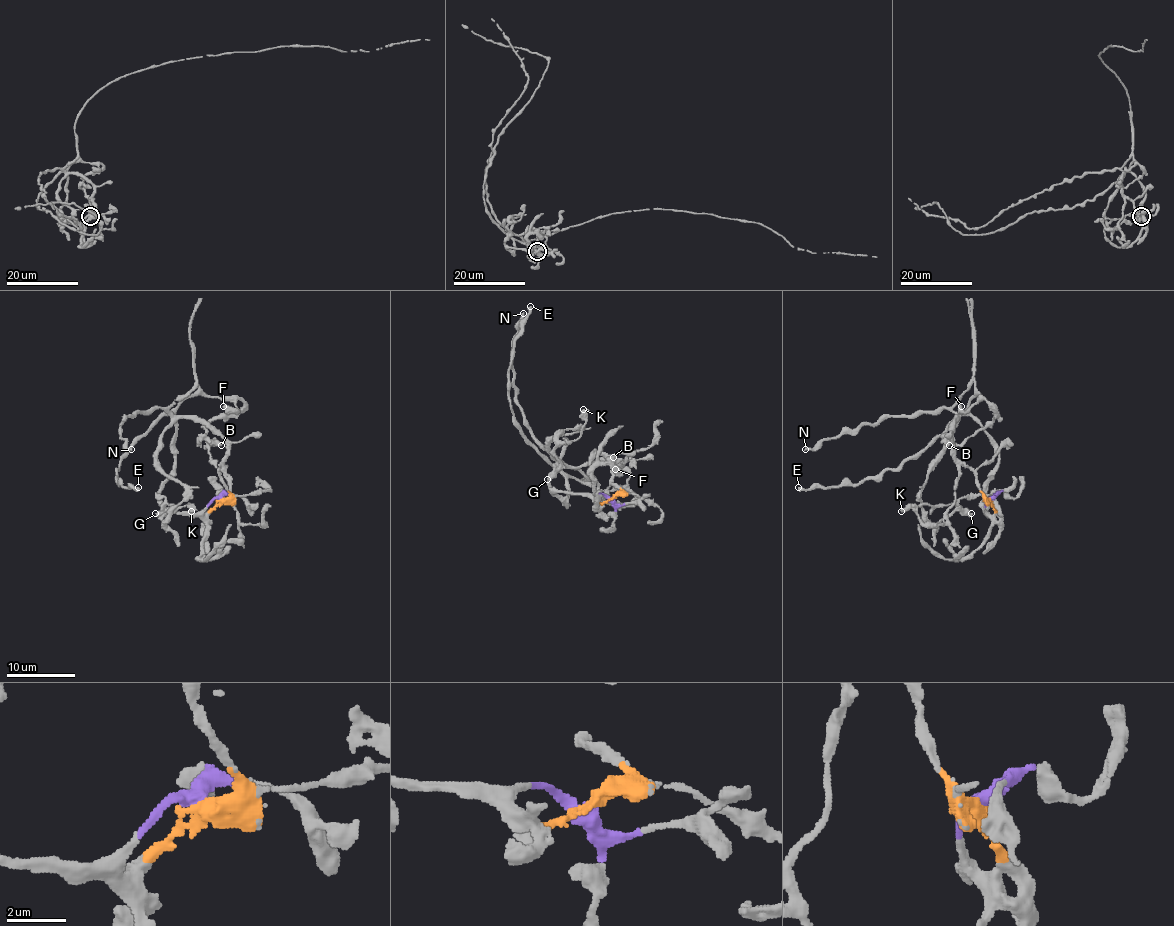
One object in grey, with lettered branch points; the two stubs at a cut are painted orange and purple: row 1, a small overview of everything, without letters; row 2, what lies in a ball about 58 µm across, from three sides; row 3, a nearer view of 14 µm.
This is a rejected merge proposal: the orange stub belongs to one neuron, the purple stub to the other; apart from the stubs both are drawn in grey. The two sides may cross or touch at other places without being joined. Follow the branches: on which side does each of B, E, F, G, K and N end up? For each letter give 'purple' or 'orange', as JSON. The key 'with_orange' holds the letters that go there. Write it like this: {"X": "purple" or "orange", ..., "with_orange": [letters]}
{"B": "purple", "E": "purple", "F": "purple", "G": "orange", "K": "purple", "N": "orange", "with_orange": ["G", "N"]}

